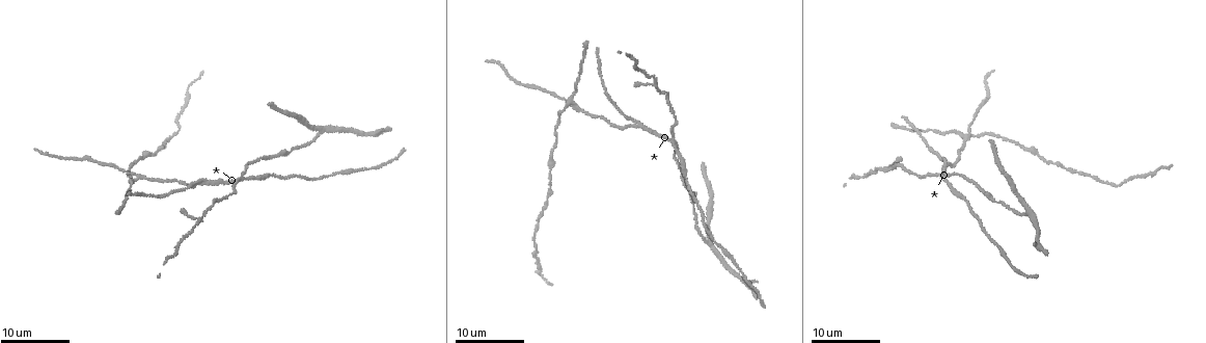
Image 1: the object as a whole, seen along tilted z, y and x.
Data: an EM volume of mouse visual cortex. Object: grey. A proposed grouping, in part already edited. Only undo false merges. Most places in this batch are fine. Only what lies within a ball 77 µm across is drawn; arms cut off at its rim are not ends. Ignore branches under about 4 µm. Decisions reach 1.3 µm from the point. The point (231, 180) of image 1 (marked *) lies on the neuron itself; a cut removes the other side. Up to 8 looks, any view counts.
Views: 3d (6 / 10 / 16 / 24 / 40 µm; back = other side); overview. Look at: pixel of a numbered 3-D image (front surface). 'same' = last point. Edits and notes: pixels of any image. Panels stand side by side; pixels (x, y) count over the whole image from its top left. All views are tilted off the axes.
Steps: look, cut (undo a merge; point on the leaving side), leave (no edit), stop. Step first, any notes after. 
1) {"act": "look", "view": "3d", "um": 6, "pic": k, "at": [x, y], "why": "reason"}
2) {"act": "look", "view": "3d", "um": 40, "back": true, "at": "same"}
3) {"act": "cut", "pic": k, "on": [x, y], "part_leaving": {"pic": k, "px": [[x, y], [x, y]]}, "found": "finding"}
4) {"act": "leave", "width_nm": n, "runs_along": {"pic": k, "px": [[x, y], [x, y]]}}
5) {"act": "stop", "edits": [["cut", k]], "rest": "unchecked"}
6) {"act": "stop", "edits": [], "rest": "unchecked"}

{"act": "look", "view": "3d", "um": 24, "pic": 1, "at": [635, 126], "why": "arms part here"}

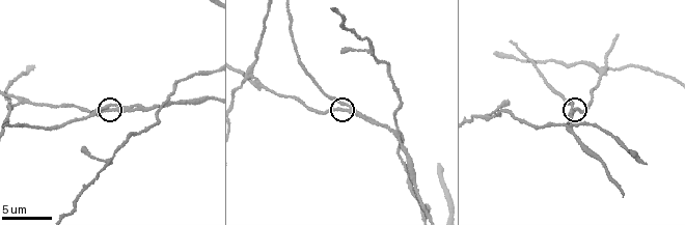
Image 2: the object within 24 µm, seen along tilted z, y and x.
{"act": "look", "view": "3d", "um": 6, "pic": 2, "at": [340, 110]}

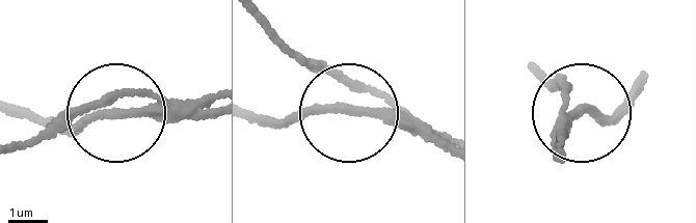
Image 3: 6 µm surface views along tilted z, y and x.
{"act": "leave", "width_nm": 200, "runs_along": {"pic": 3, "px": [[211, 98], [131, 111], [82, 105], [17, 142]]}, "found": "all the same neuron"}

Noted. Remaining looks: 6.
{"act": "look", "view": "3d", "um": 10, "pic": 2, "at": [257, 79], "why": "four arms meet"}

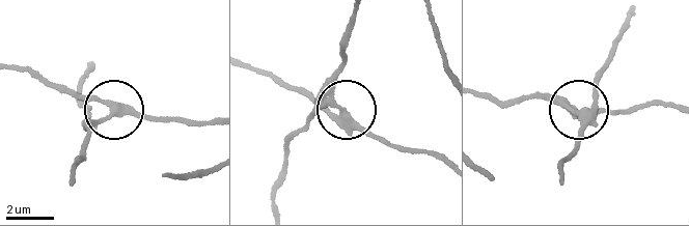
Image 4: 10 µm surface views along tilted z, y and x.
{"act": "cut", "pic": 4, "on": [88, 111], "part_leaving": {"pic": 4, "px": [[345, 116], [337, 105], [324, 106], [291, 141], [272, 204]]}, "found": "two neurons meet here"}

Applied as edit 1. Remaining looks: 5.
{"act": "look", "view": "overview"}

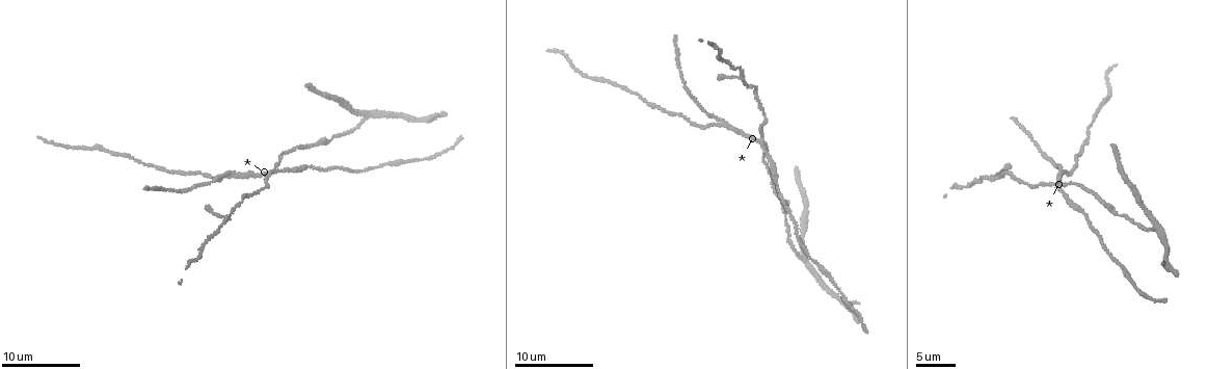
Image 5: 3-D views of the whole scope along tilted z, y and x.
{"act": "look", "view": "3d", "um": 6, "pic": 5, "at": [277, 169], "why": "looks like a crossing"}

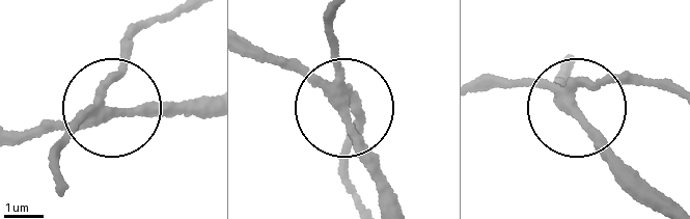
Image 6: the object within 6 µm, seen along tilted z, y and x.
{"act": "leave", "side_arm_um": 31, "arms": 4, "found": "continuous, no second neuron"}

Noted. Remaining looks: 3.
{"act": "look", "view": "3d", "um": 10, "pic": 5, "at": [803, 256], "why": "two arms at a narrow angle"}

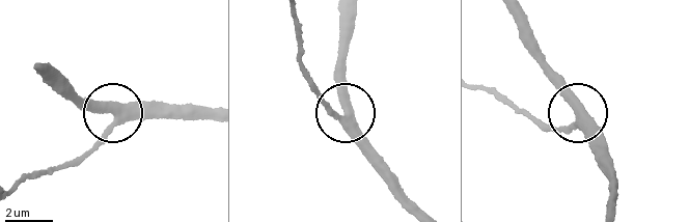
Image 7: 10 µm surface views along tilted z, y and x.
{"act": "leave", "side_arm_um": 11, "runs_along": {"pic": 7, "px": [[14, 189], [86, 150], [121, 110], [182, 117]]}, "found": "continuous, no second neuron"}

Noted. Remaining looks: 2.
{"act": "stop", "edits": [["cut", 4]], "rest": "unchecked"}

